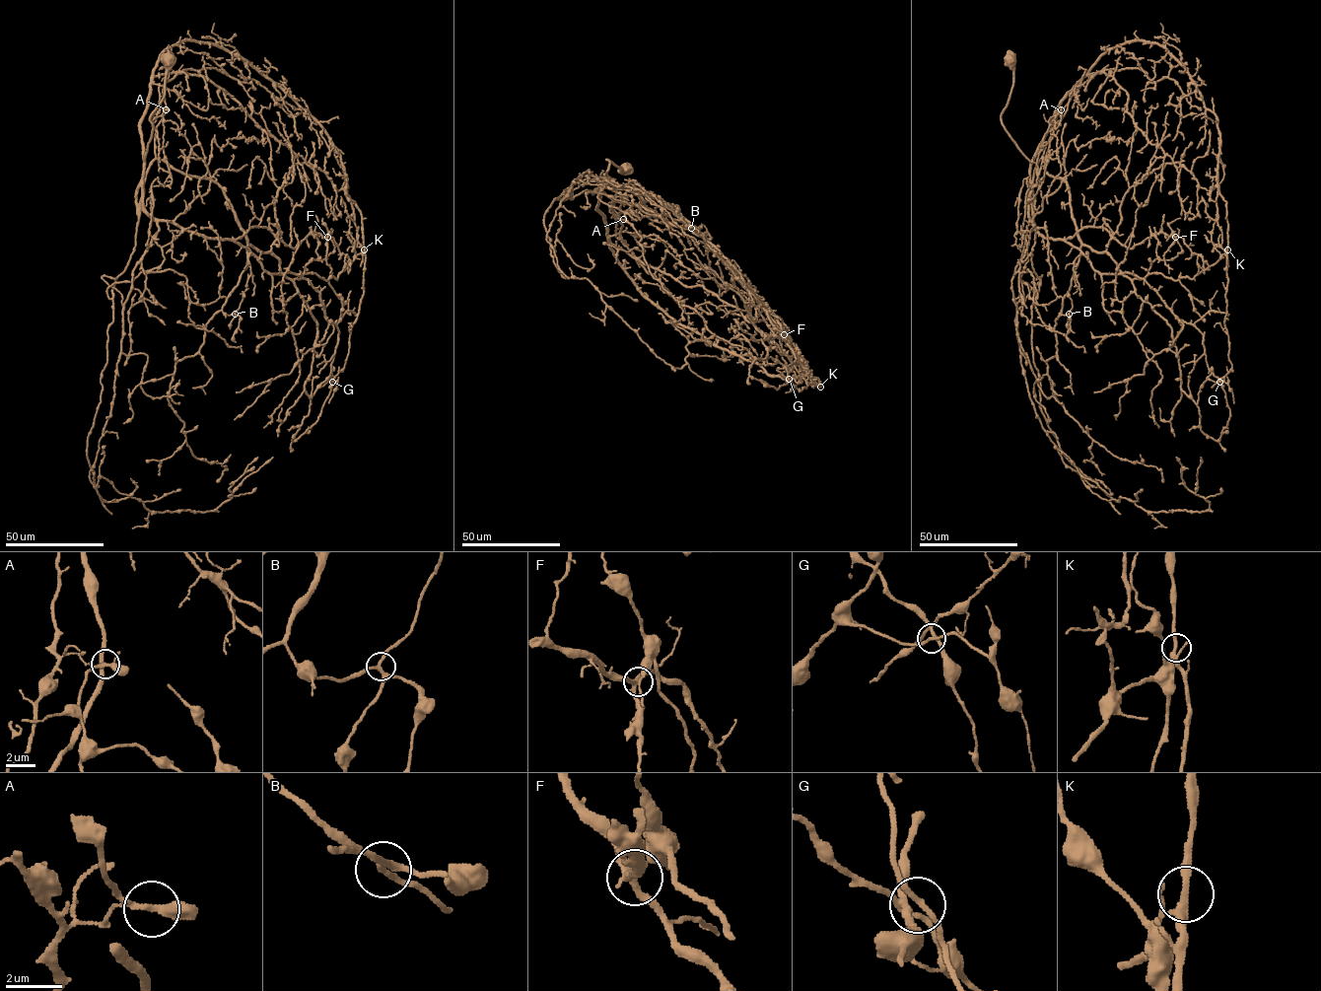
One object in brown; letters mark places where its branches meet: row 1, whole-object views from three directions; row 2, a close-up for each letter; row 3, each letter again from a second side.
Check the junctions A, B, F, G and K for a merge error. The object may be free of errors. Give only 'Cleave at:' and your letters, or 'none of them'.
Cleave at: none of them

